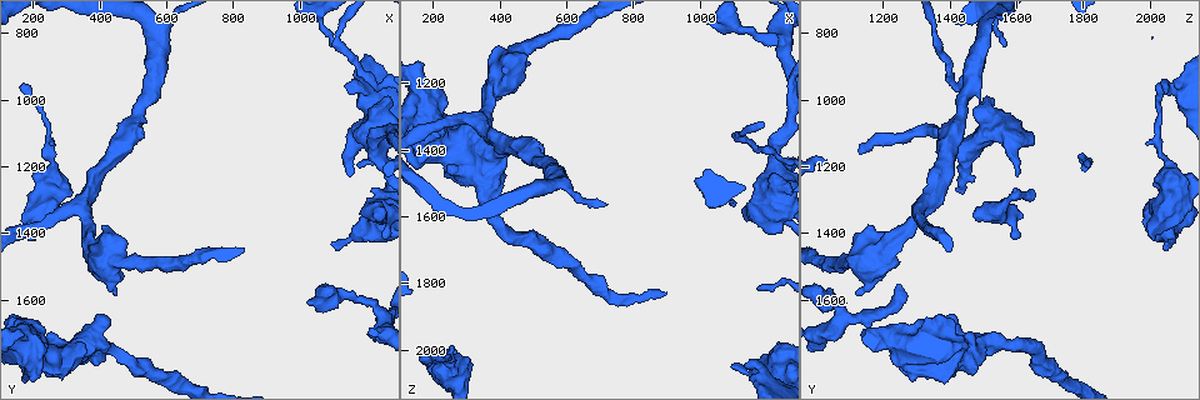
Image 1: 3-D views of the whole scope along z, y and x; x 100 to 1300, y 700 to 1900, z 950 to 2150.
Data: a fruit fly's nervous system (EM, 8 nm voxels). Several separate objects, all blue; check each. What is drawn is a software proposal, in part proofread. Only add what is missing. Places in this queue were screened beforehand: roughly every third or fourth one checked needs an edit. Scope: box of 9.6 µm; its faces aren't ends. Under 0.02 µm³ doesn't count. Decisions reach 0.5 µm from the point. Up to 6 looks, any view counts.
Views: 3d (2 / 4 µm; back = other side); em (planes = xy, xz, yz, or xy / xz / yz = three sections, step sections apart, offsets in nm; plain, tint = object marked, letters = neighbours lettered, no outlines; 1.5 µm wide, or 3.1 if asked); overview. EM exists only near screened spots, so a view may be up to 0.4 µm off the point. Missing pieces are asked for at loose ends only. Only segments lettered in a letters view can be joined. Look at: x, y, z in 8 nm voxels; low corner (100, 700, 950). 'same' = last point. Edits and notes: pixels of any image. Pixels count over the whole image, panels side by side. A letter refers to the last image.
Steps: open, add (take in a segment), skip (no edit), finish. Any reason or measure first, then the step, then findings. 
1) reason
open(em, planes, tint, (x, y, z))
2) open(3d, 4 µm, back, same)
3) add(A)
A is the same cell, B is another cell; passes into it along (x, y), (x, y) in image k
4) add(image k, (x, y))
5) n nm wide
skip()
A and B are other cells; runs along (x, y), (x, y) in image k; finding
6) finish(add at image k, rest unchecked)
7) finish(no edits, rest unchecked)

free end
open(3d, 4 µm, (190, 1410, 2010))

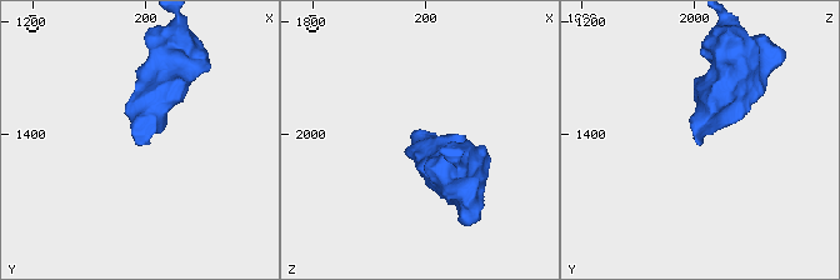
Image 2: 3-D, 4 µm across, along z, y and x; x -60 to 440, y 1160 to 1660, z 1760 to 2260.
shape alone is not enough
open(em, planes, letters, (185, 1415, 2010))

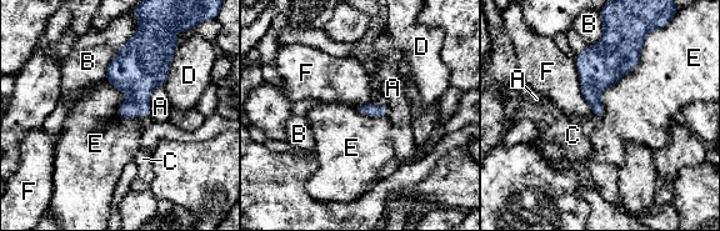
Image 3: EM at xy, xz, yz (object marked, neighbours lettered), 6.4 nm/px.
E touches over 600 nm
add(image 3, (378, 99))
C is the same cell, A, B, D, E and F are other cells; it goes on there

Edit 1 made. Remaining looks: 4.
free end
open(em, xz, step 8, plain, (170, 950, 2030))

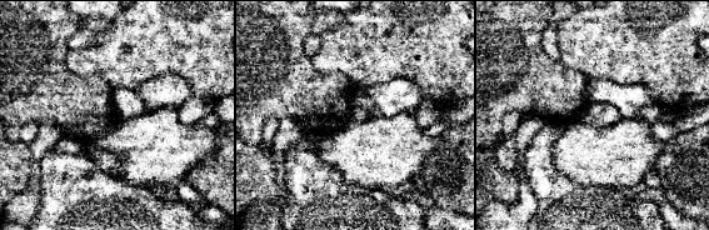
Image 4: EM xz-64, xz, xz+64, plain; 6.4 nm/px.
what lies round it
open(em, xz, step 8, letters, same)

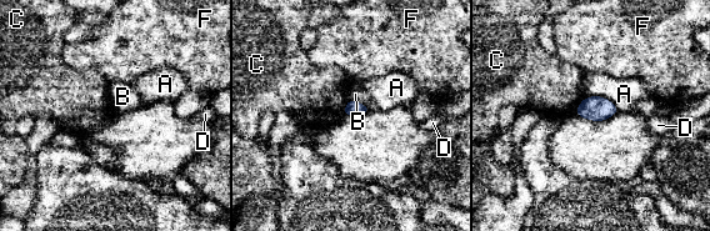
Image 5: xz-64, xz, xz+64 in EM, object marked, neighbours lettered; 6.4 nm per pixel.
skip()
A, B, C, D and F are other cells; border along (348, 99), (344, 114) in image 5; no lettered segment goes on from it

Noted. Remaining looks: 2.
branch stops here
open(em, planes, letters, (1100, 840, 1560))

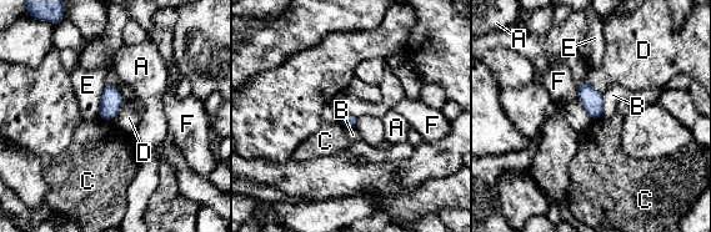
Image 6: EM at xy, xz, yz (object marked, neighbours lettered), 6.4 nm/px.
90 nm wide
skip()
A, B, C, D, E and F are other cells; border along (98, 116), (109, 121) in image 6; no lettered segment goes on from it

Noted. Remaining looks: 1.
finish(add at image 3, rest unchecked)

